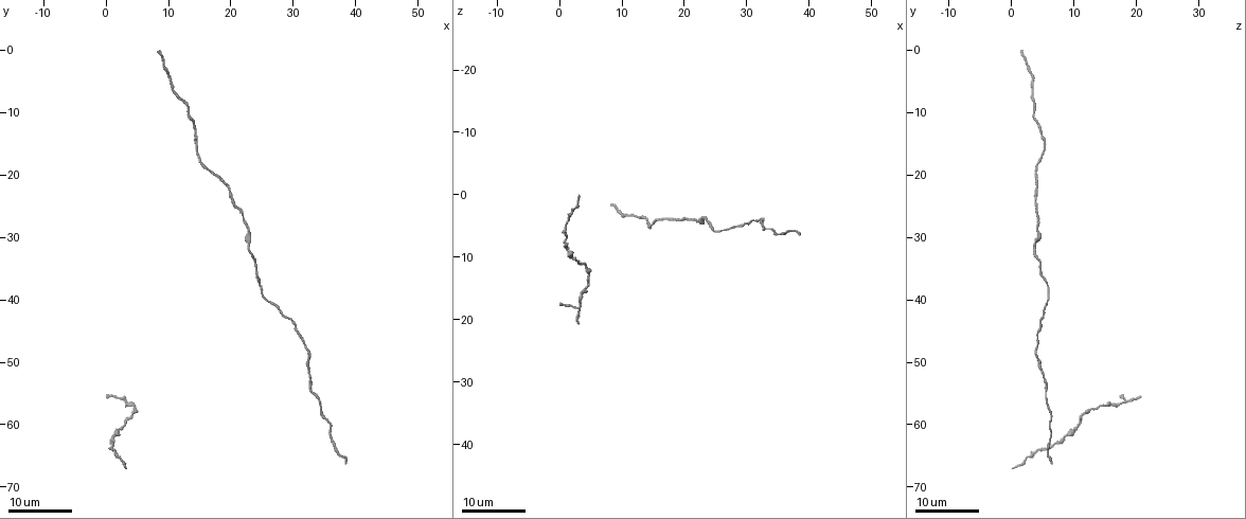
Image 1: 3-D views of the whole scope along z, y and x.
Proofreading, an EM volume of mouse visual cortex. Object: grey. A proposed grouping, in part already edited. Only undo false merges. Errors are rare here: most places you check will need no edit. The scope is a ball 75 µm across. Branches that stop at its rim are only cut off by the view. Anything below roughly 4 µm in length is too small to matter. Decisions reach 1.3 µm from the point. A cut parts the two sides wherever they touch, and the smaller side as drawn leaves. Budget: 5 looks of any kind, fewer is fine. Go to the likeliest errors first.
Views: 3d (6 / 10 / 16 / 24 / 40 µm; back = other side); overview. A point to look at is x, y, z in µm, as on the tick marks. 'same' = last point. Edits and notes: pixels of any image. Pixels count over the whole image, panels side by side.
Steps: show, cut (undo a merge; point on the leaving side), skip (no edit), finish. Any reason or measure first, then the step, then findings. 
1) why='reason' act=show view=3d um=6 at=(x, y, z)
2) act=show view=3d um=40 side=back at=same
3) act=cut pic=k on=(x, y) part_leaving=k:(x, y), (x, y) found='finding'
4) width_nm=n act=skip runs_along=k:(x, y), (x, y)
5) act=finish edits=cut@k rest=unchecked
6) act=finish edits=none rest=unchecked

why='sudden change in width' act=show view=3d um=24 at=(14.5, 13.0, 4.5)

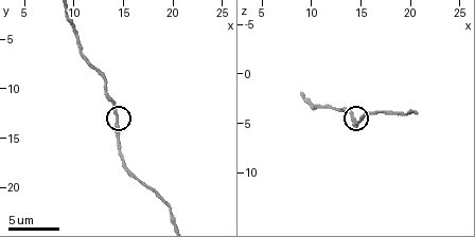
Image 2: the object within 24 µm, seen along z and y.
act=show view=3d um=10 at=same

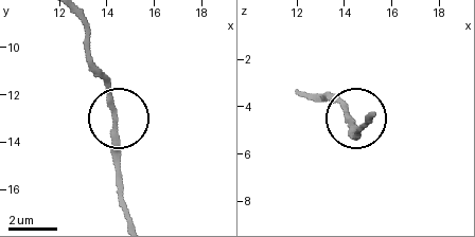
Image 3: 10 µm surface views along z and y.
width_nm=240 act=skip found='one neuron here'

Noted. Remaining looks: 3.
why='narrows sharply' act=show view=3d um=24 at=(32.5, 52.0, 5.0)

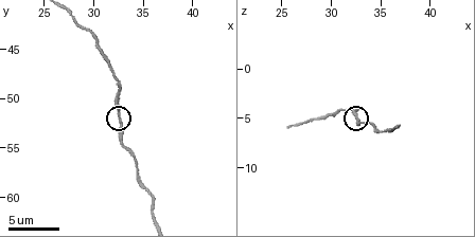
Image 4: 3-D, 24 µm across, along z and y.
act=show view=3d um=6 at=(32.8, 51.4, 4.8)

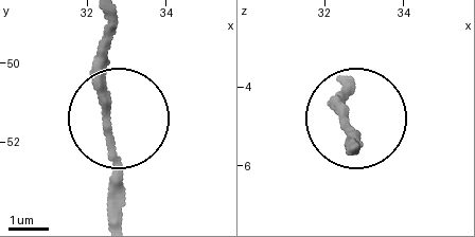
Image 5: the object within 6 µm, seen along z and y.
act=skip runs_along=5:(107, 24), (117, 216) found='one neuron here'

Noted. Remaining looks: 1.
act=finish edits=none rest=unchecked

